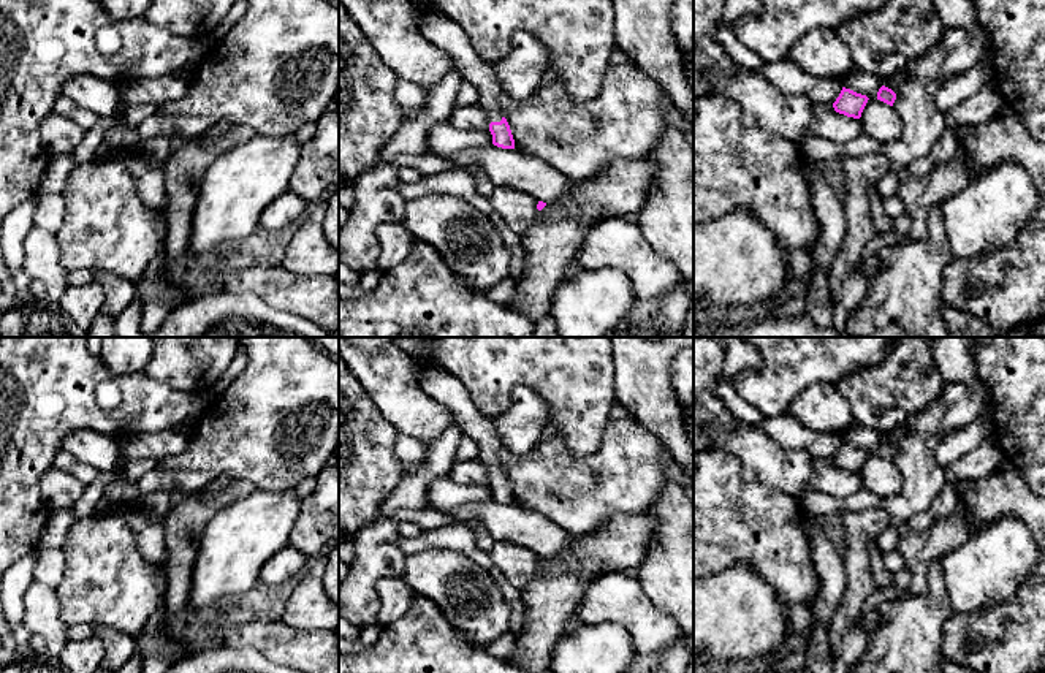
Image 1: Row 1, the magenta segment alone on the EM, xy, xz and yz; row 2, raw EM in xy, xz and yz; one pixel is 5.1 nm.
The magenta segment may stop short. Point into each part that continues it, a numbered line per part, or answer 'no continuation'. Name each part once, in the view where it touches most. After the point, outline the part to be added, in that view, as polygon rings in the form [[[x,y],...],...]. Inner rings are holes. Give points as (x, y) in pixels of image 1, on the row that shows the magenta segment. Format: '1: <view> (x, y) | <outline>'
1: xz (440, 30) | [[[443,14],[420,17],[418,27],[429,43],[451,57],[462,79],[478,90],[478,105],[486,111],[489,122],[500,122],[504,117],[504,109],[500,108],[504,90],[494,65],[475,52],[466,32]]]

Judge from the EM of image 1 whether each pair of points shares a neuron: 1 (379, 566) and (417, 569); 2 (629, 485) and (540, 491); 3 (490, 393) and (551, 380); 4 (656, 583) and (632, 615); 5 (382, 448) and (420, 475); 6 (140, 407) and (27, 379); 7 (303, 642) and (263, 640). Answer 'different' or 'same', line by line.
1: different
2: same
3: same
4: different
5: different
6: same
7: same

